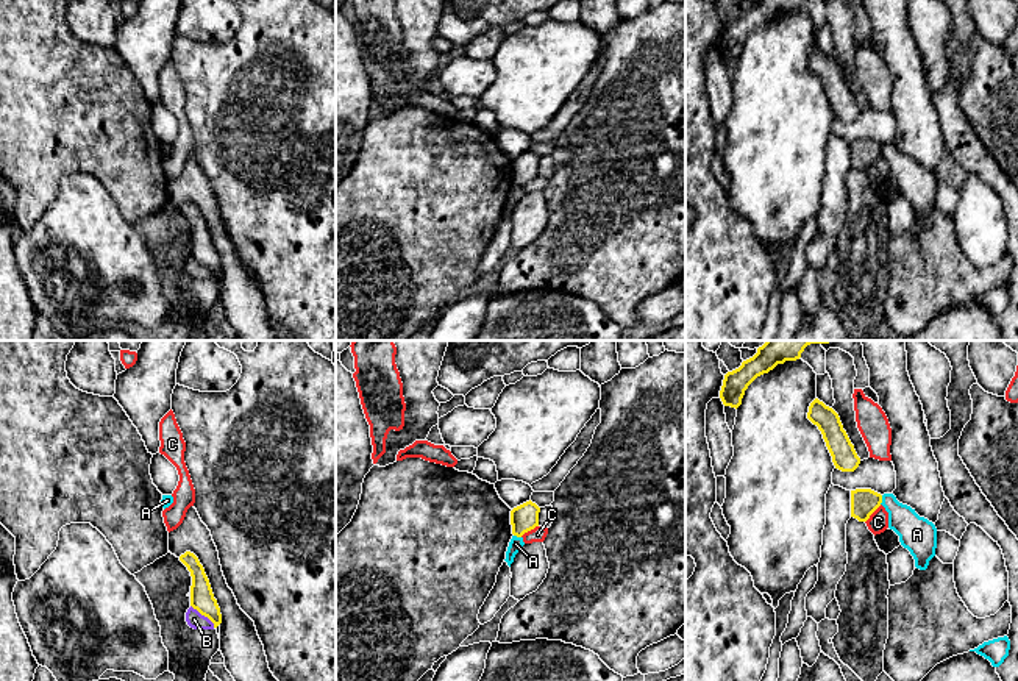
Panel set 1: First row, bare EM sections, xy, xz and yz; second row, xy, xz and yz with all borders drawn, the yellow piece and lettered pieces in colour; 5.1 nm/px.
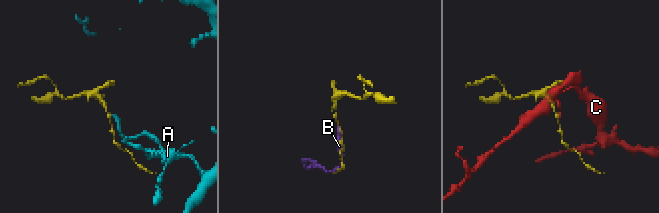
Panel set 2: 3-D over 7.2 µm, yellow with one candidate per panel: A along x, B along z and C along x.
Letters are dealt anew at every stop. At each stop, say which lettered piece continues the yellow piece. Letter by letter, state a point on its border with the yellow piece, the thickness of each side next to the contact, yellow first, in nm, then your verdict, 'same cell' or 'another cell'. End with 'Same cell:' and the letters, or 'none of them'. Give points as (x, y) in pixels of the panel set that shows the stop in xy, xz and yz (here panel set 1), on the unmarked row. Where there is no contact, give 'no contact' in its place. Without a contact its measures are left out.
A: yz (881, 150) | 140/180 nm | another cell
B: xy (203, 264) | 130/90 nm | another cell
C: xz (528, 180) | 140/80 nm | another cell
Same cell: none of them

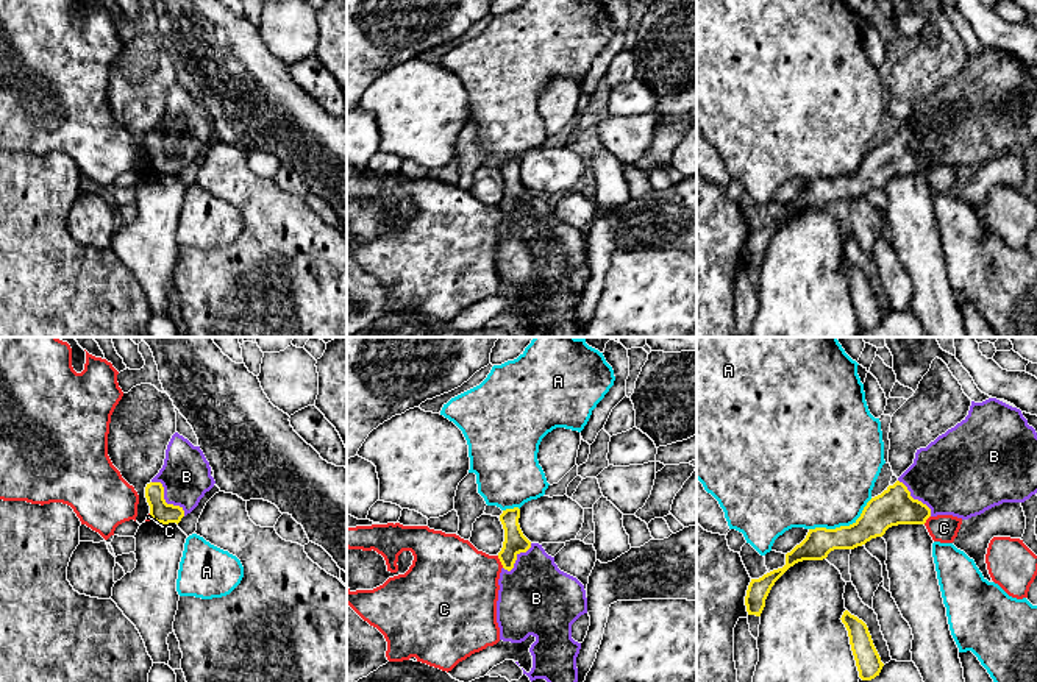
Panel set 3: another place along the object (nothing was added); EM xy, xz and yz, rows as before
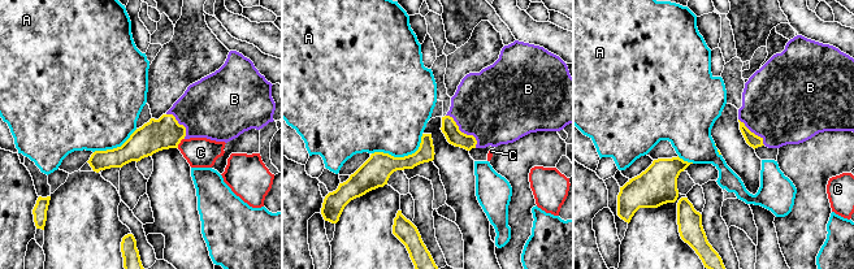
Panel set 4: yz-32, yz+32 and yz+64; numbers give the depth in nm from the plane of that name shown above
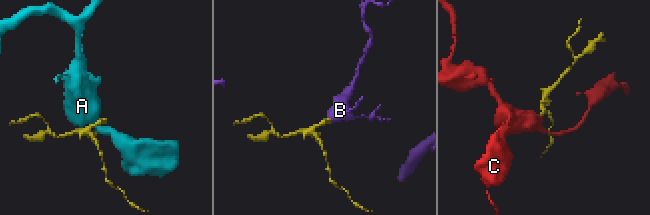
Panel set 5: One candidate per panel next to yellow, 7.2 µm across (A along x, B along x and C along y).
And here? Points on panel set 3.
A: yz (842, 177) | 180/480 nm | another cell
B: xy (164, 150) | 110/260 nm | same cell
C: xz (500, 211) | 120/400 nm | another cell
Same cell: B

